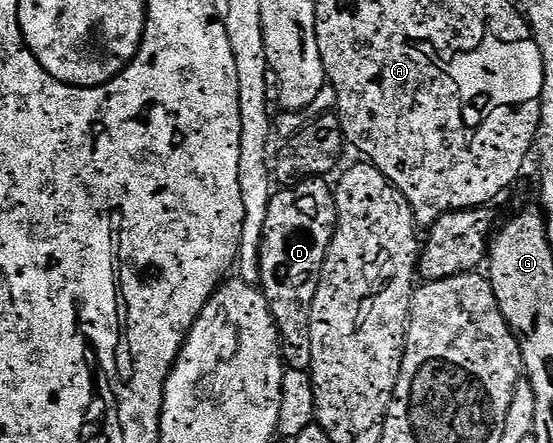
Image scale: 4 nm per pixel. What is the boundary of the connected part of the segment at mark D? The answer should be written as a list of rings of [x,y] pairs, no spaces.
[[[310,178],[279,190],[268,205],[268,221],[264,221],[260,290],[269,301],[270,312],[274,314],[274,322],[278,325],[278,334],[282,340],[282,362],[289,370],[309,372],[312,365],[312,333],[298,335],[298,331],[302,331],[302,323],[310,323],[312,301],[316,297],[326,254],[338,224],[334,187],[326,182],[325,178]]]

